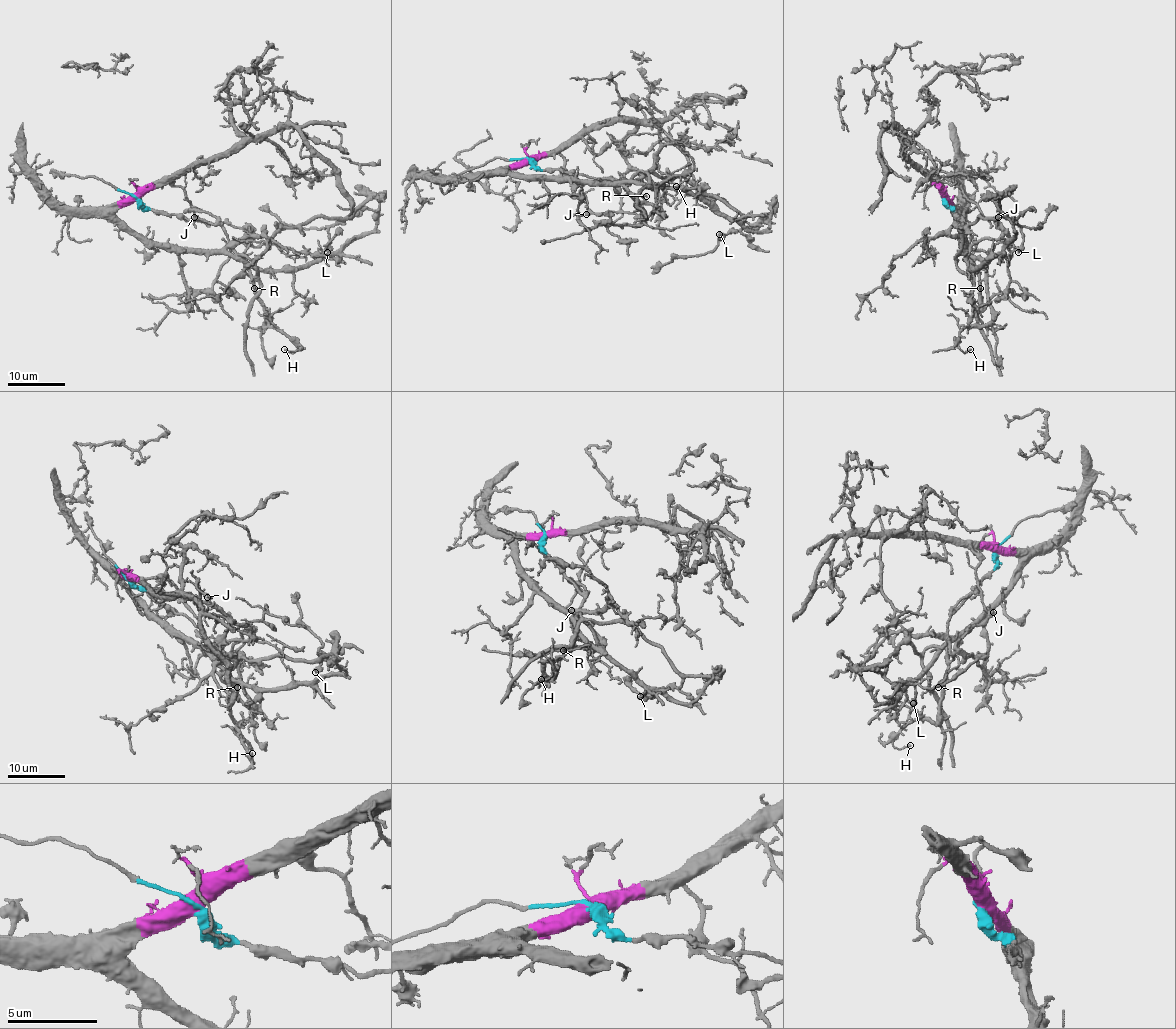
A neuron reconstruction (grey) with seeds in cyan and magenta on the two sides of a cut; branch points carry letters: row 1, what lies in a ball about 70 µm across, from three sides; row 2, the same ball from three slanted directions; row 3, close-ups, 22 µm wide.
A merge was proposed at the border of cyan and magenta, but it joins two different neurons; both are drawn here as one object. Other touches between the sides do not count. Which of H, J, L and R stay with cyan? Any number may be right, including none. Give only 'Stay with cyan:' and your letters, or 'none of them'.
Stay with cyan: J, L

